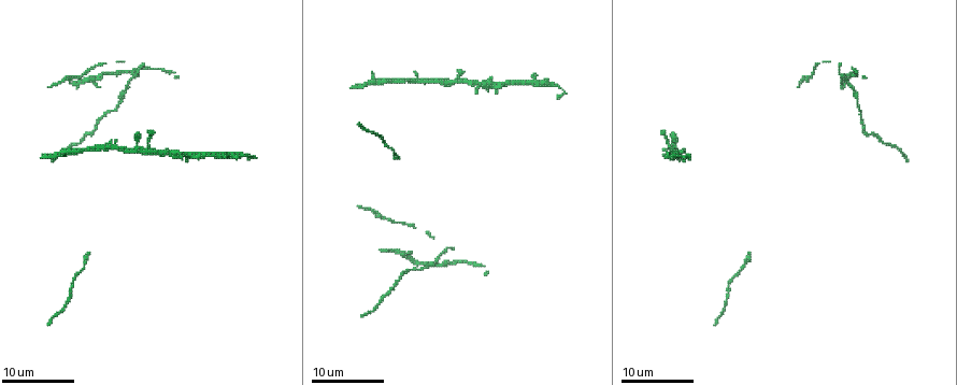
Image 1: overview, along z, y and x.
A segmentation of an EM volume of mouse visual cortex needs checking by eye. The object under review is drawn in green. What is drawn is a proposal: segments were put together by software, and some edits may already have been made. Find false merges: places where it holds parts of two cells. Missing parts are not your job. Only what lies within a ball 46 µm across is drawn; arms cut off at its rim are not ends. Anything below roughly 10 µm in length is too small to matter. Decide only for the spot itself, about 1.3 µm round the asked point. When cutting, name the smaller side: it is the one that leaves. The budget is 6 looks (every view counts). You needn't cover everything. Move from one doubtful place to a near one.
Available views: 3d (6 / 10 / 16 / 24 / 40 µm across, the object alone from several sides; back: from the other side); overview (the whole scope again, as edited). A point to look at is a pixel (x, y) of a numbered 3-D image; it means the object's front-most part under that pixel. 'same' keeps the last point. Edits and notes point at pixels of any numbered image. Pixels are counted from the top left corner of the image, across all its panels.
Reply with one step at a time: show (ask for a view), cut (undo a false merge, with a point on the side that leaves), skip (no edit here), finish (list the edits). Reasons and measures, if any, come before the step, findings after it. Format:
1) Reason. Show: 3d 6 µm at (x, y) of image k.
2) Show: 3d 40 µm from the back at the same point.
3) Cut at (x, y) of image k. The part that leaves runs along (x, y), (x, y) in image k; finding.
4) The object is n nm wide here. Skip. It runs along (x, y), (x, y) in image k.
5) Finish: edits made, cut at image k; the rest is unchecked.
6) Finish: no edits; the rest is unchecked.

Calibre changes. Show: 3d 24 µm at (748, 253) of image 1.

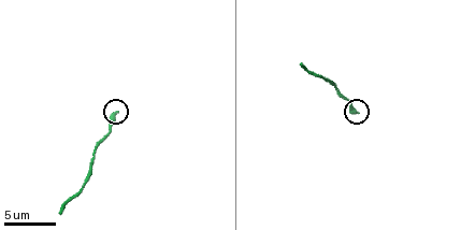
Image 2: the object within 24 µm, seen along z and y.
Show: 3d 6 µm at (115, 112) of image 2.

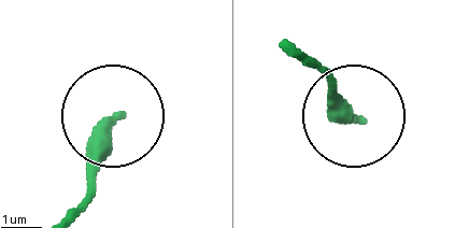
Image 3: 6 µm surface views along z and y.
Skip. One cell here.

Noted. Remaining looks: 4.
Show: 3d 24 µm at (137, 144) of image 1.

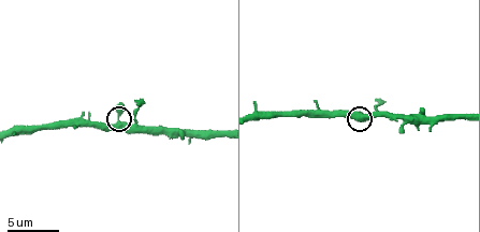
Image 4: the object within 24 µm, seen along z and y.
Zoom in. Show: 3d 6 µm at (121, 120) of image 4.

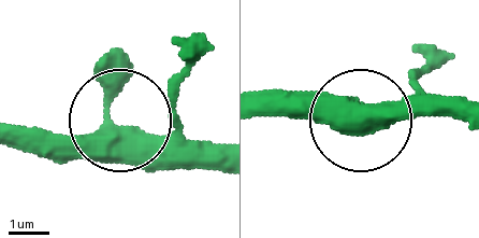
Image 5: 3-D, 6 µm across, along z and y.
Skip. It runs along (27, 139), (129, 128), (180, 149), (221, 149) in image 5; continuous, no second cell.

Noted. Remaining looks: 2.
Thick turns thin. Show: 3d 16 µm at (100, 120) of image 1.

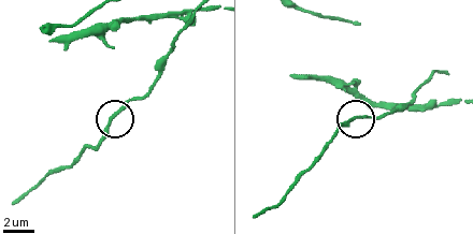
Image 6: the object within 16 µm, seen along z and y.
Show: 3d 10 µm at (115, 117) of image 6.

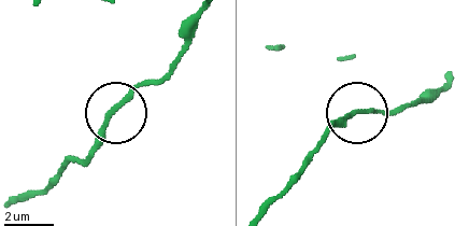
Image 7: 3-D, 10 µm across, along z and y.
Skip. One cell here.

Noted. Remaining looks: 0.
Finish: no edits; the rest is unchecked.

